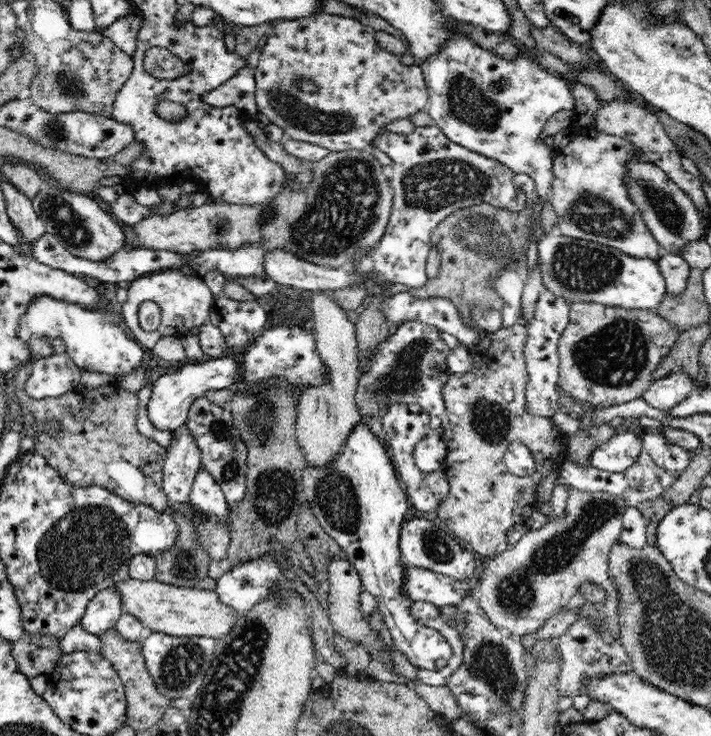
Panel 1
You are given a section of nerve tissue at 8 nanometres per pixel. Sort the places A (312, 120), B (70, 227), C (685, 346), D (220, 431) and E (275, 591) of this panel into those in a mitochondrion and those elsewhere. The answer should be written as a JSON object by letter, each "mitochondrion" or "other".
{"A":"mitochondrion","B":"mitochondrion","C":"other","D":"mitochondrion","E":"other"}

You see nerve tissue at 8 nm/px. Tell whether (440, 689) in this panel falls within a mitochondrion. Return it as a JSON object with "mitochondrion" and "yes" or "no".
{"mitochondrion":"no"}

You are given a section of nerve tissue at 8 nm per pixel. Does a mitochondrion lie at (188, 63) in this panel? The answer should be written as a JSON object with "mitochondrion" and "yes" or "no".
{"mitochondrion":"no"}

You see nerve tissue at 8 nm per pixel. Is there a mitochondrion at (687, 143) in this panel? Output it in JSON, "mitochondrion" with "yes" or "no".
{"mitochondrion":"yes"}

